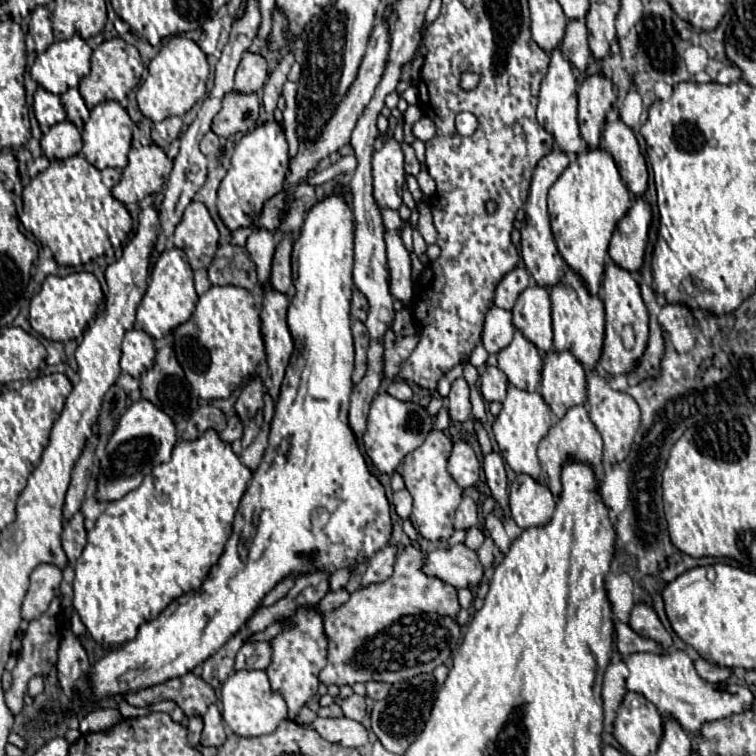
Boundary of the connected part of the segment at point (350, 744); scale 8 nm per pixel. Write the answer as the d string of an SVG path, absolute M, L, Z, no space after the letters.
M316 718L310 724L312 730L316 730L324 740L346 746L346 748L360 748L368 742L366 728L360 722L354 722L350 718Z

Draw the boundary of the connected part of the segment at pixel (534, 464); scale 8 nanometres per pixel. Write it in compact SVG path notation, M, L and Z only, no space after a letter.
M508 384L508 392L506 392L506 400L502 402L502 410L494 420L494 438L496 444L500 448L502 458L510 464L510 468L516 474L530 474L532 478L540 478L540 462L536 456L536 448L538 442L544 438L544 434L548 432L548 428L552 426L552 410L550 406L544 402L544 398L538 392L528 392L528 390L520 390L512 384Z

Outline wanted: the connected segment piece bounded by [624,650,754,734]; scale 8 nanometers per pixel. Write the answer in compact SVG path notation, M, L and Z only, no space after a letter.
M674 650L662 656L650 652L630 654L624 662L630 670L630 676L626 678L626 690L646 696L662 716L674 716L690 734L696 734L700 730L700 724L708 720L718 720L748 710L754 700L754 694L744 686L710 684L702 680L694 668L694 662L682 650Z

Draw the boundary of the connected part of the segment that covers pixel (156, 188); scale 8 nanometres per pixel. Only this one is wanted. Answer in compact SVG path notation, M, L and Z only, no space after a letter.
M156 144L132 148L128 154L128 166L122 172L120 182L112 188L112 196L122 204L140 202L160 192L172 172L172 160Z

